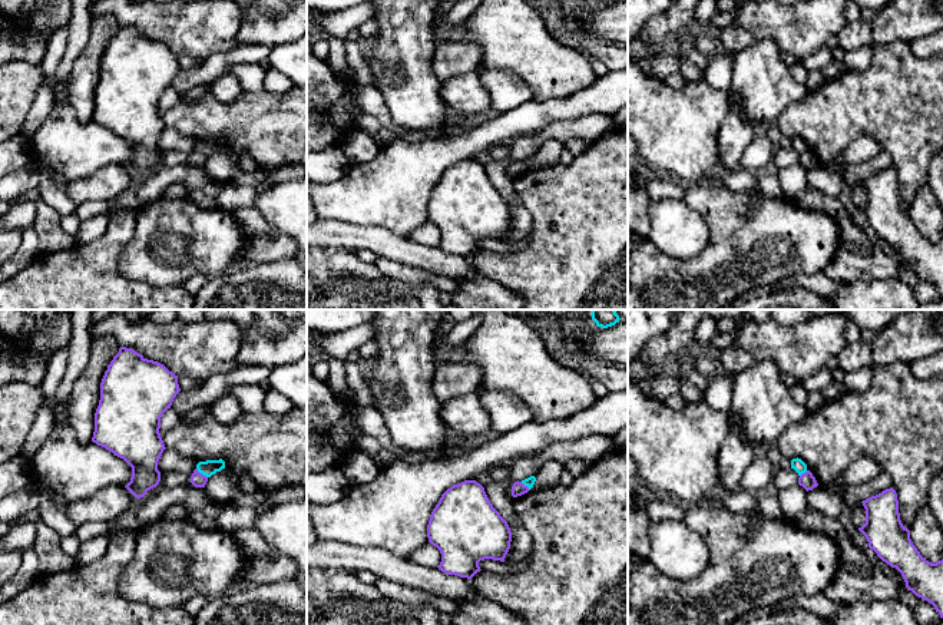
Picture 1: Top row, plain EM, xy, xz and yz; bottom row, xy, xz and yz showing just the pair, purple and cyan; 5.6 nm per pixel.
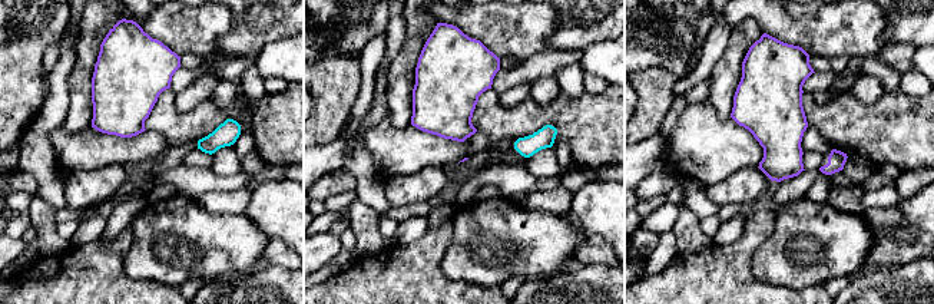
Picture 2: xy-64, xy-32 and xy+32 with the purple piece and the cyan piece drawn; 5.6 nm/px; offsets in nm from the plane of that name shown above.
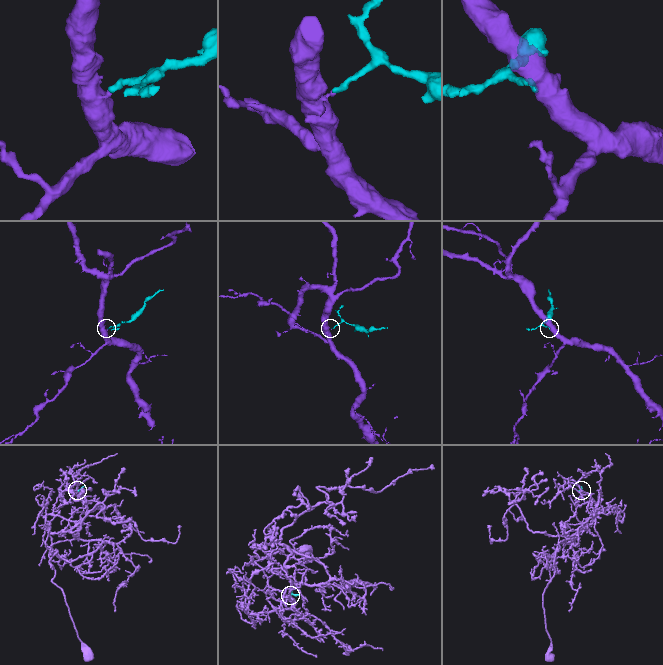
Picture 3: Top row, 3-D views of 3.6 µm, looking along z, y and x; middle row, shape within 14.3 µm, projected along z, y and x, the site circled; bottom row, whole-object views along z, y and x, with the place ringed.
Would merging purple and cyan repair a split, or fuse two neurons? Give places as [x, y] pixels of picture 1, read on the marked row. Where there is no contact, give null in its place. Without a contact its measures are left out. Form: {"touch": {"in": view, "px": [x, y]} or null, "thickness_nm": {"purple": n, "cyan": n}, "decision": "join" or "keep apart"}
{"touch": {"in": "xy", "px": [201, 473]}, "thickness_nm": {"purple": 80, "cyan": 90}, "decision": "keep apart"}

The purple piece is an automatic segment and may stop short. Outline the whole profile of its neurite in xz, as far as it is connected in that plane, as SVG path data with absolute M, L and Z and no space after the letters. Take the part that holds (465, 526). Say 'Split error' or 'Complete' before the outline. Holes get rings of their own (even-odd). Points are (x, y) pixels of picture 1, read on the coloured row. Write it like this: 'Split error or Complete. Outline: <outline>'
Complete. Outline: M464 480L441 495L430 515L427 538L441 553L441 572L472 579L482 571L480 560L504 562L512 532L484 487Z

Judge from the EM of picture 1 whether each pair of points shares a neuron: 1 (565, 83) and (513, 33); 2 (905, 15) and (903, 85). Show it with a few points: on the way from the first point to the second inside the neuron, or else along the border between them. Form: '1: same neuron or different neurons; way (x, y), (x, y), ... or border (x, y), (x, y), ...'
1: same neuron; way (552, 70), (526, 46)
2: different neurons; border (909, 42), (877, 45)

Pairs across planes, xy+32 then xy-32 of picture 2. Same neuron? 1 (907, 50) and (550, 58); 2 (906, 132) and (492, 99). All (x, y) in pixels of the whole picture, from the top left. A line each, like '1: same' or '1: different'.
1: same
2: same

